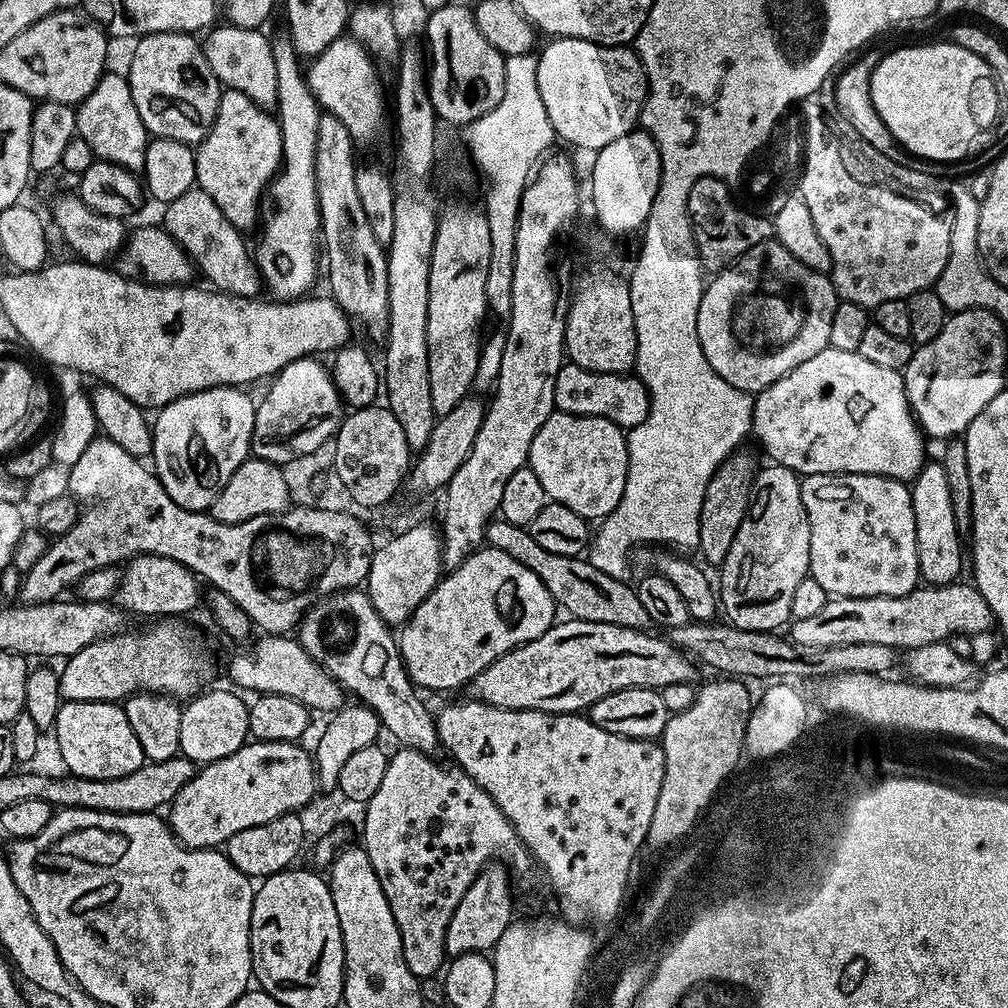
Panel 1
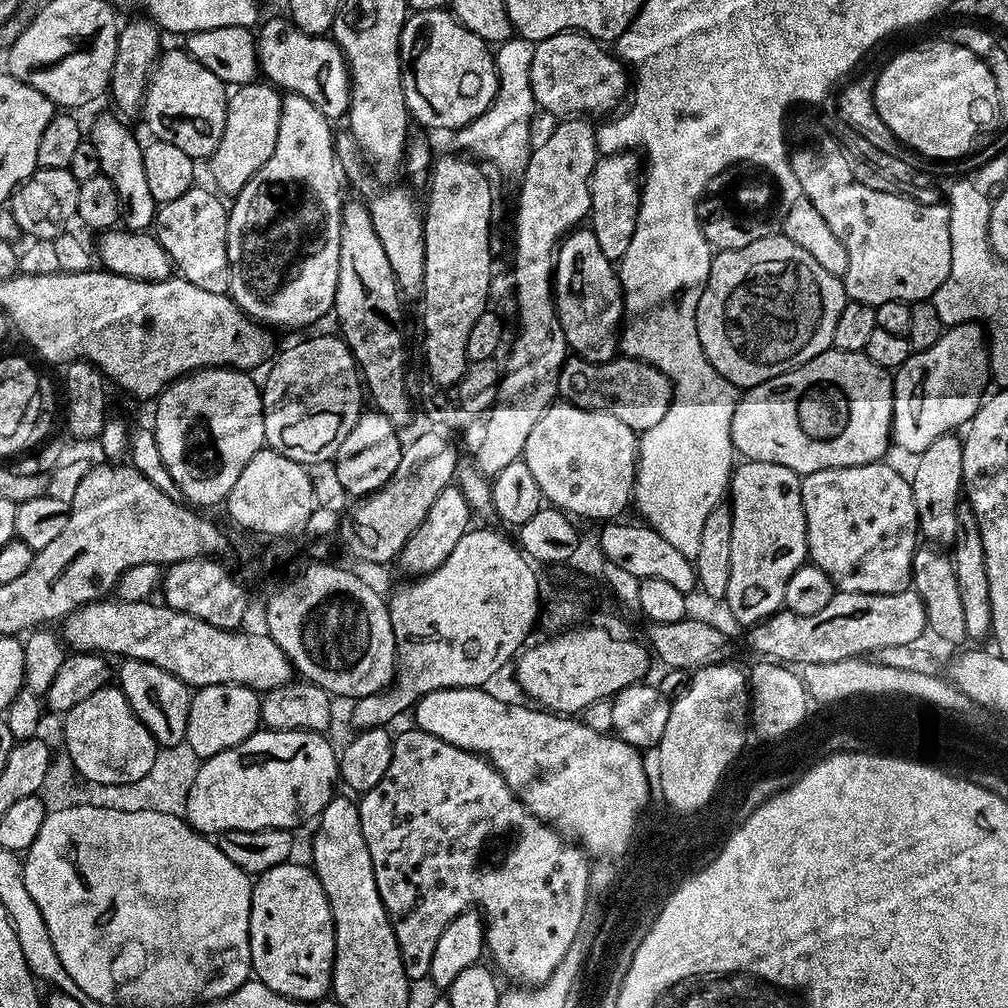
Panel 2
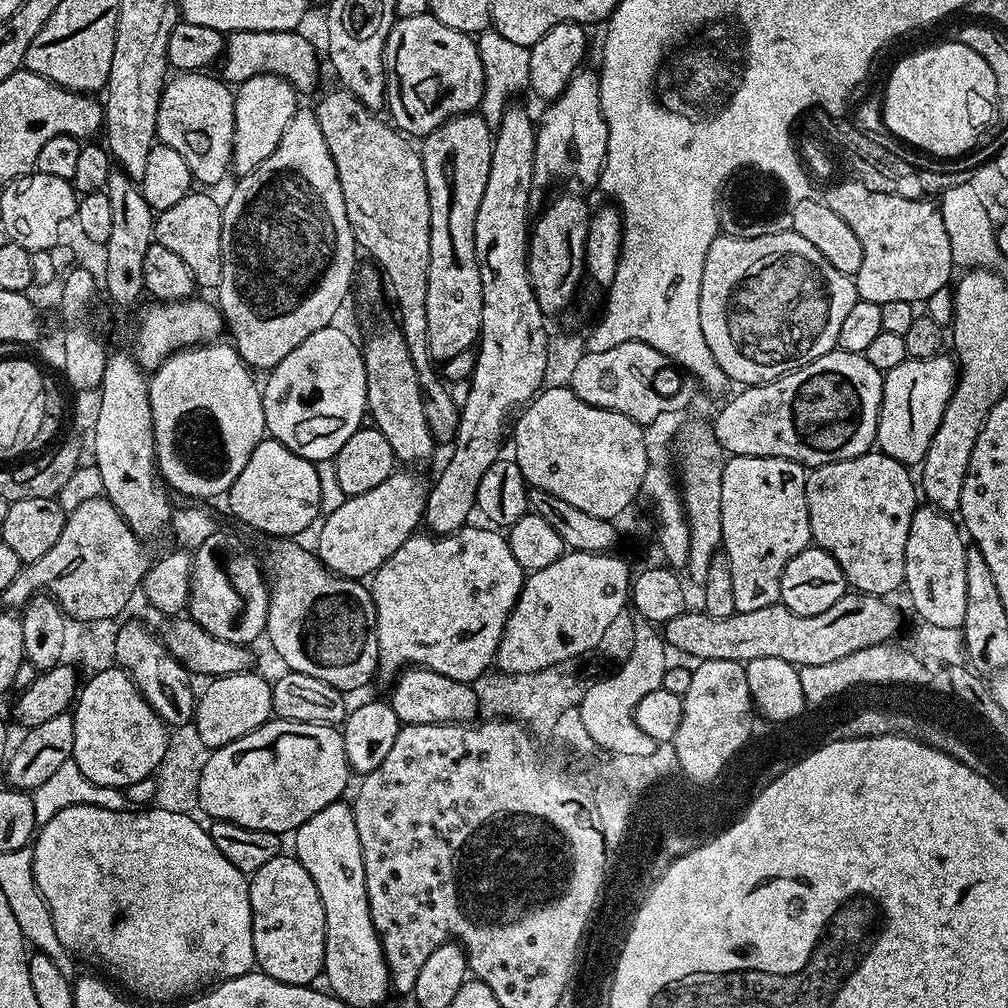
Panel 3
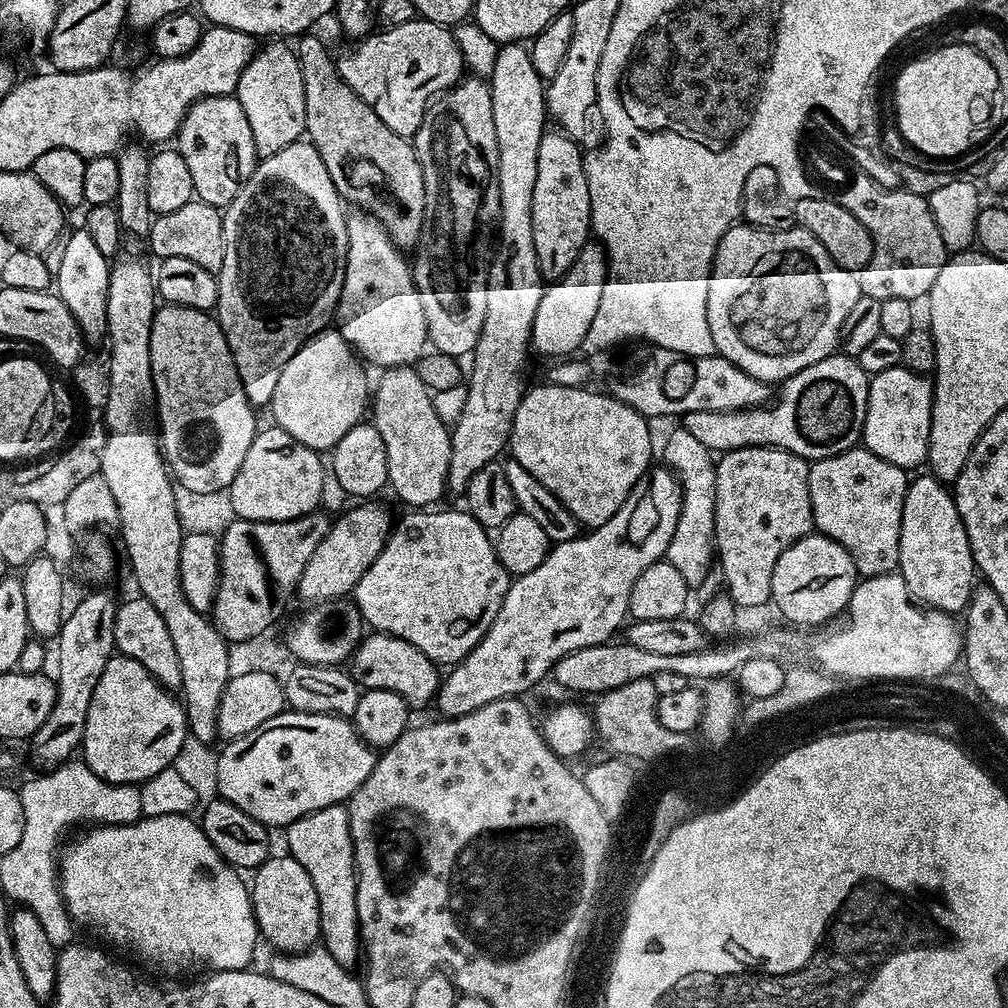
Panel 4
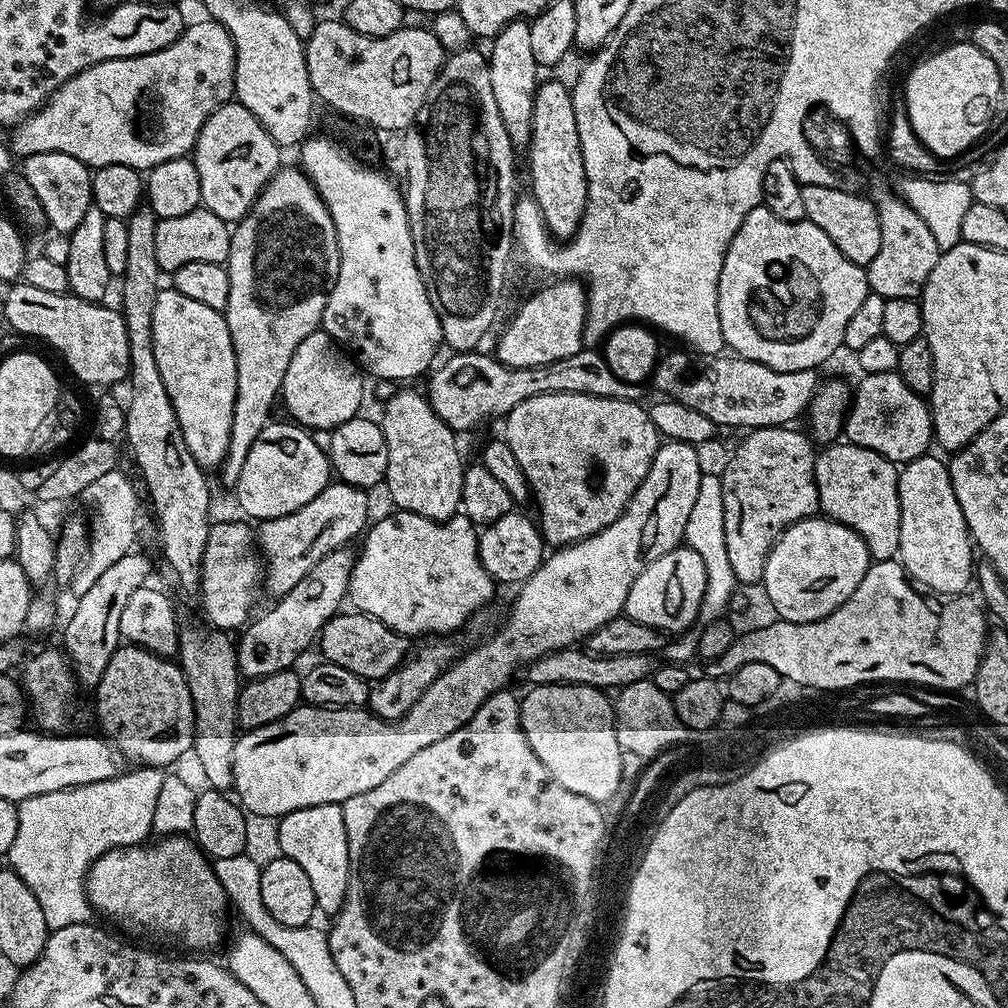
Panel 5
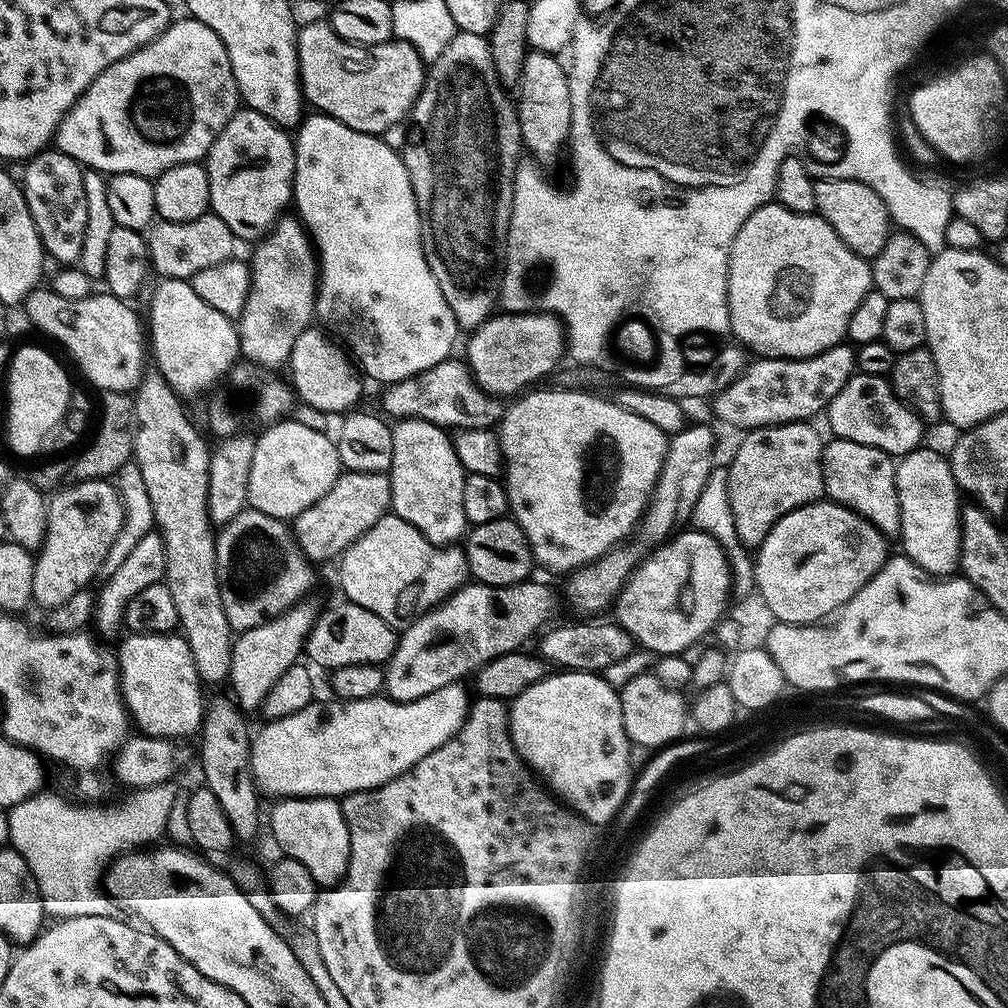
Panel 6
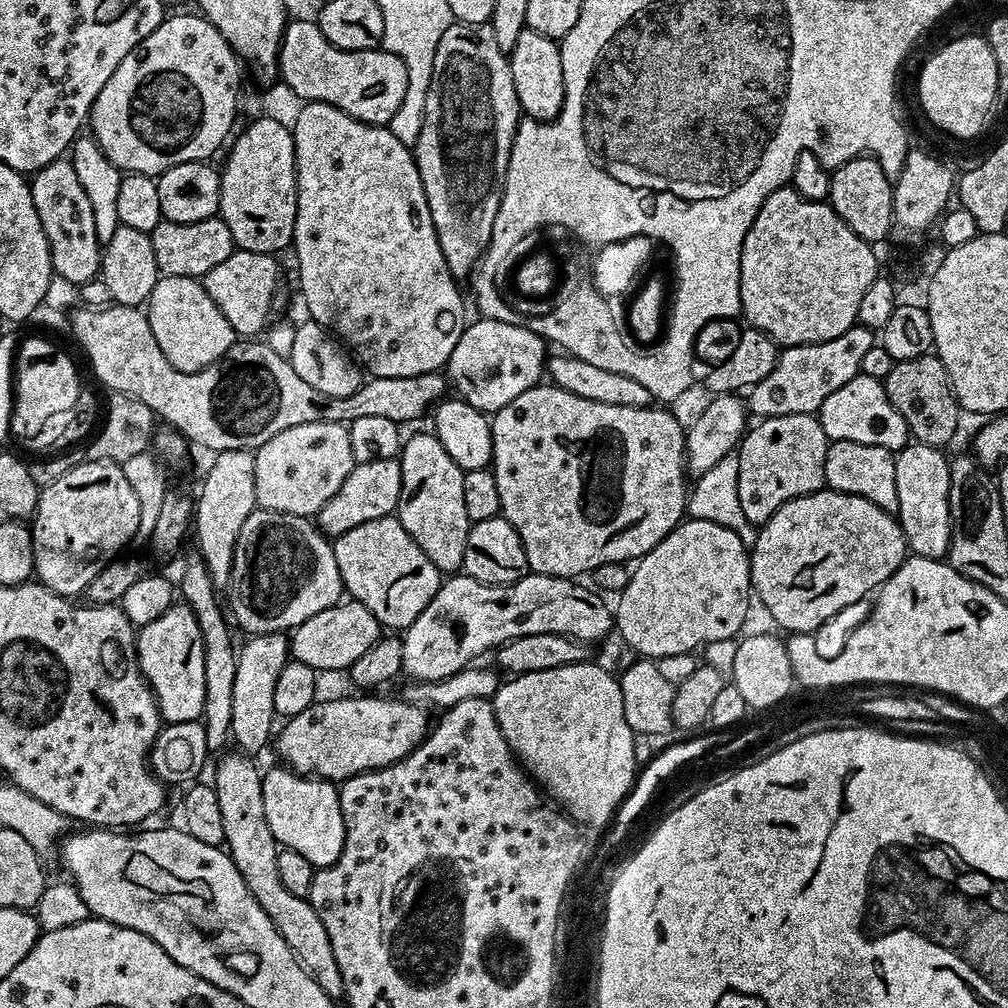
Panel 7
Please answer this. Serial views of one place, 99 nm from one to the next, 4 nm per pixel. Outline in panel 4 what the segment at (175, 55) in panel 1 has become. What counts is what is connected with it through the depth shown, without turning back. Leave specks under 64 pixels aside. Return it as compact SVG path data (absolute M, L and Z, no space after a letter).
M235 95L207 96L194 102L186 118L180 123L174 144L190 170L195 199L213 204L219 209L228 205L238 194L238 190L242 190L258 163L246 110L242 110Z

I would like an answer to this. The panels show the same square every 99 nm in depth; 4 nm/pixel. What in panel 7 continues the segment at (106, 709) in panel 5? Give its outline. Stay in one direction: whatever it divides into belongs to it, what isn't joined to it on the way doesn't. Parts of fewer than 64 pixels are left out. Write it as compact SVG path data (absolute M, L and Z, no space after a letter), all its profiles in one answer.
M184 602L173 603L171 608L166 610L166 614L162 614L162 618L158 618L154 622L143 625L136 633L136 661L140 664L140 672L144 675L148 685L152 687L152 693L156 695L156 705L160 708L160 715L169 724L177 724L178 722L190 722L191 720L200 720L204 715L204 703L206 702L206 654L204 653L203 634L199 628L198 618L192 612L191 608Z

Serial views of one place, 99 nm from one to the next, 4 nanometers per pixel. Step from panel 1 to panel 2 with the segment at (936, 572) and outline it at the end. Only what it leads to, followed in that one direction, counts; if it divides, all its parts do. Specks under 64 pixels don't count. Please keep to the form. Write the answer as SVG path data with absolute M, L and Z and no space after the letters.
M949 434L930 442L924 452L915 457L916 469L910 472L914 494L916 527L925 541L936 546L950 546L958 530L958 502L964 487L964 446L961 437Z

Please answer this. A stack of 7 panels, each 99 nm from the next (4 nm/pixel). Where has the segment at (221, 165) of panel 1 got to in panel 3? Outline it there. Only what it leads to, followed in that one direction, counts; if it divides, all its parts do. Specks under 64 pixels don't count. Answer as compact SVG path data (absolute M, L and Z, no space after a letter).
M255 76L242 82L235 89L234 95L234 146L232 147L232 168L237 177L250 174L278 146L290 118L298 111L298 93L288 80L280 76Z

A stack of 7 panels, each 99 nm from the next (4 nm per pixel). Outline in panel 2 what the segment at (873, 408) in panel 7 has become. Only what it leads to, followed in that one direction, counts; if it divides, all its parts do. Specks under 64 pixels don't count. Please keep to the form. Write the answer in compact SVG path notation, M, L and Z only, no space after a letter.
M976 322L945 327L934 346L913 352L901 368L895 369L892 381L891 443L895 447L897 444L904 452L919 454L926 450L926 446L930 446L930 442L963 429L980 408L987 384L990 384L990 348L986 343L985 329Z

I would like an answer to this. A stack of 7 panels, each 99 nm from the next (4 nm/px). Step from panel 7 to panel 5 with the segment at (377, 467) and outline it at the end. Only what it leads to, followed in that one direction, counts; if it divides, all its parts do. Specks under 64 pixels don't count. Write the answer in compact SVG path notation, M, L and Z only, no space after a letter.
M330 482L317 496L310 498L306 506L273 520L259 521L255 534L264 567L263 587L268 587L273 597L282 597L294 590L294 586L298 586L298 582L302 582L302 578L306 578L306 574L310 574L310 570L326 558L326 554L351 545L351 540L369 527L368 496L369 493L363 488Z

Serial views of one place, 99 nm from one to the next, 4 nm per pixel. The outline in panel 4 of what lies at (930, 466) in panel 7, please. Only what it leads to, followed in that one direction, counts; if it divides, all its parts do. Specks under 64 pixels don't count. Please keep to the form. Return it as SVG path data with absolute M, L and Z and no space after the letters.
M923 474L911 481L902 506L902 530L900 531L900 567L898 574L906 582L909 593L921 605L937 612L960 614L967 609L968 600L978 580L976 563L972 557L972 547L968 541L968 531L958 514L956 497L945 481L937 480L931 474Z

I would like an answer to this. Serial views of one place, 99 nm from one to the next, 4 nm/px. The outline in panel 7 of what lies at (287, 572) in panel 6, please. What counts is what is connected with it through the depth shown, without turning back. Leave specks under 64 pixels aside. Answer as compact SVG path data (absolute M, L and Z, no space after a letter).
M257 510L250 514L250 518L246 518L242 530L238 530L230 581L232 612L237 622L245 628L245 633L254 636L267 632L287 633L306 622L306 618L314 618L314 614L341 603L346 589L332 545L333 541L306 516Z

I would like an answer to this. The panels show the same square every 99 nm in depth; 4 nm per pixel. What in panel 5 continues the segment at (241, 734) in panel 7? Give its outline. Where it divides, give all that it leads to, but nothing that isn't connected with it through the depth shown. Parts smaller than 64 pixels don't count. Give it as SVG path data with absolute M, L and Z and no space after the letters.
M345 546L326 554L294 590L275 601L269 612L257 615L239 633L236 644L236 661L240 667L241 677L255 678L281 672L295 665L295 660L317 643L320 631L326 622L341 611L340 603L345 603L348 596L348 583L352 577L352 568L356 564L356 556L351 547Z

